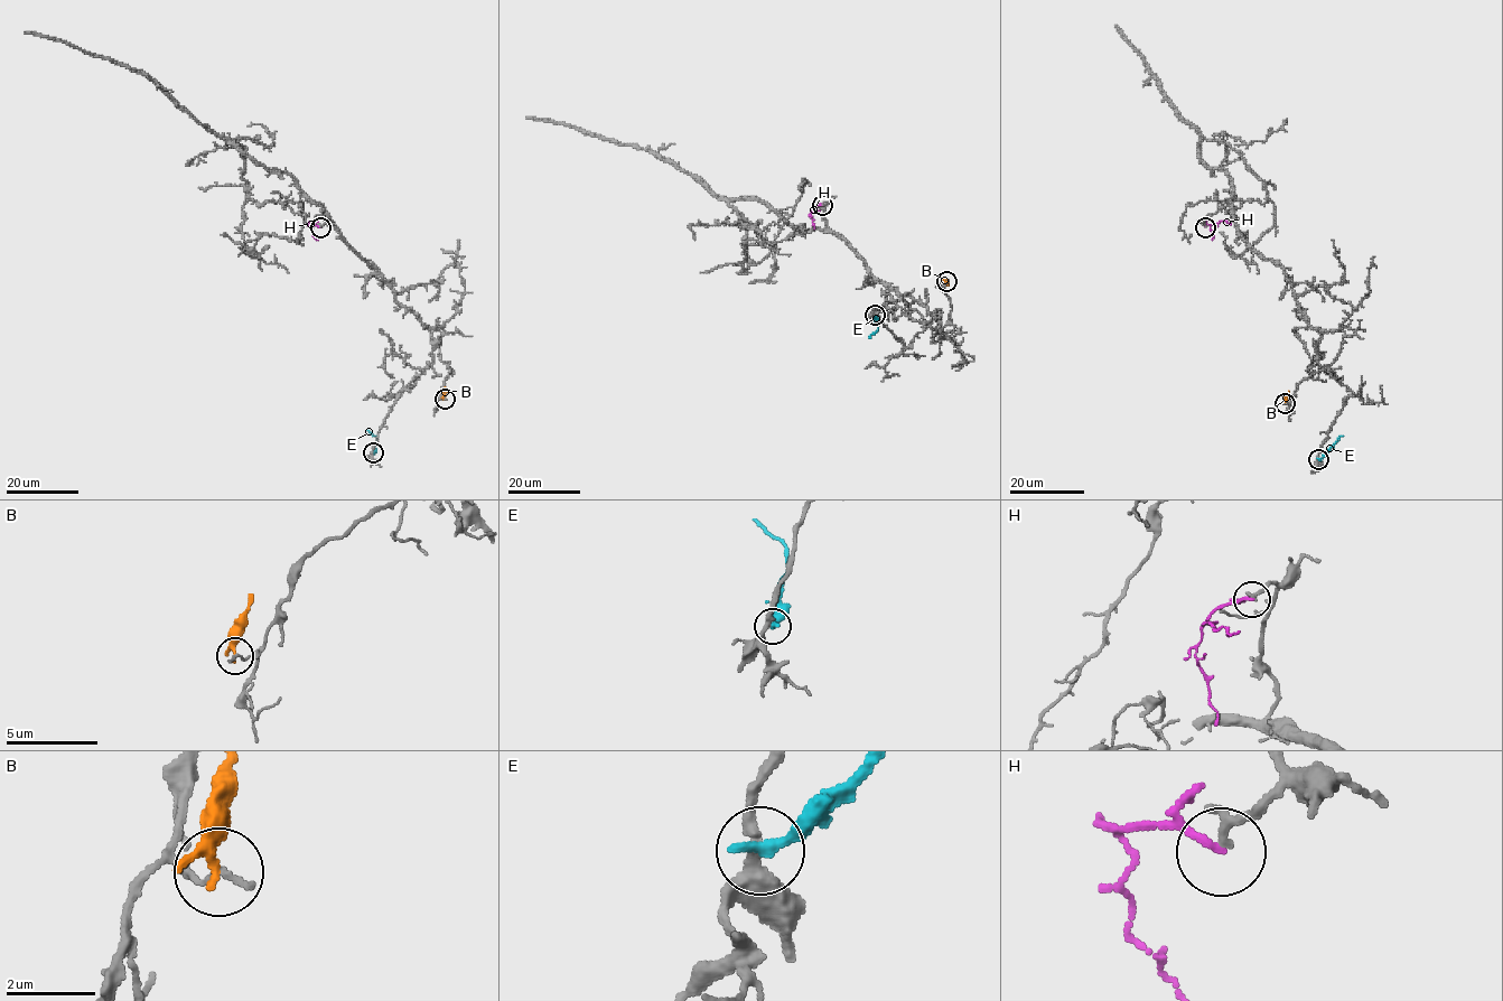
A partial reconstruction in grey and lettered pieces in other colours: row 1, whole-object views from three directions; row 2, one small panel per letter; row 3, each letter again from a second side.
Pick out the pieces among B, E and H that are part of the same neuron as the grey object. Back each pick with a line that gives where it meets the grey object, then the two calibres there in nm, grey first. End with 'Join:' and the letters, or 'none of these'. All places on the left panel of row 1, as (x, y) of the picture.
Join: none of these

